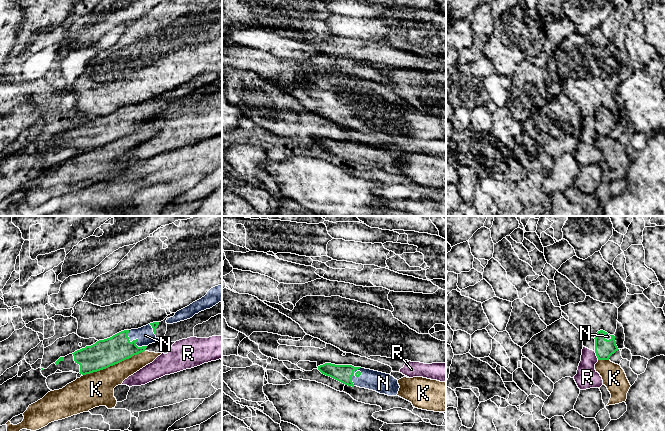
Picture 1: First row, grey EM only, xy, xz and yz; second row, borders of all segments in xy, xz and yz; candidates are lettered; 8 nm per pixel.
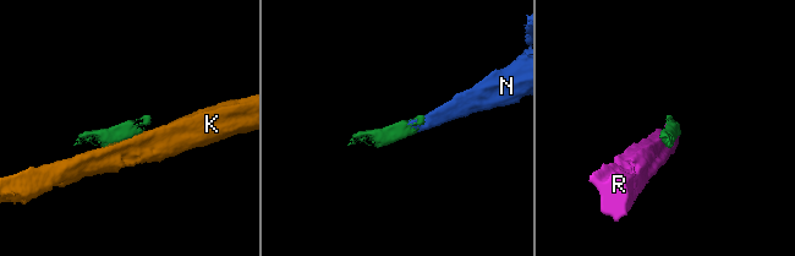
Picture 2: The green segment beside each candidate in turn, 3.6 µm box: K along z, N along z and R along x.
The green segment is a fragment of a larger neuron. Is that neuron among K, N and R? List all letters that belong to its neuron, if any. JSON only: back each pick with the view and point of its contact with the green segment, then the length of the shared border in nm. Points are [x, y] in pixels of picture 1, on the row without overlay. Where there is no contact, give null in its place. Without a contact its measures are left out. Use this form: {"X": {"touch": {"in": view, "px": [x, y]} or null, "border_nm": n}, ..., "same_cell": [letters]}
{"N": {"touch": {"in": "xz", "px": [352, 151]}, "border_nm": 160}, "same_cell": ["N"]}

